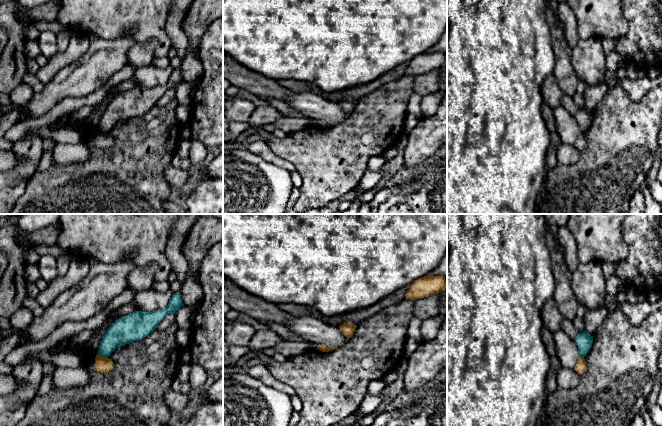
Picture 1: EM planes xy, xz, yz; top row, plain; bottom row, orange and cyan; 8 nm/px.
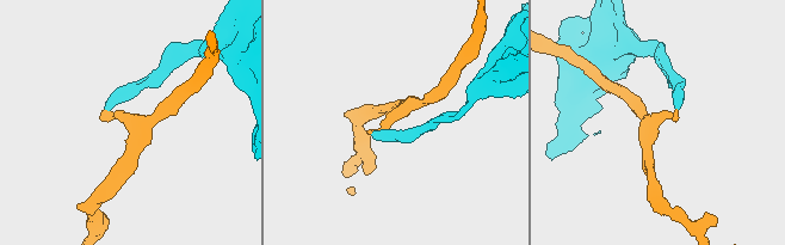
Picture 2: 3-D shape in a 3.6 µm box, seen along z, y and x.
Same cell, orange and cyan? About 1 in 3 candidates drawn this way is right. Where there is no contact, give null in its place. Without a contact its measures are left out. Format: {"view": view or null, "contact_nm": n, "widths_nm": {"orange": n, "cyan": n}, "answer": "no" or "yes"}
{"view": "xy", "contact_nm": 90, "widths_nm": {"orange": 130, "cyan": 200}, "answer": "no"}

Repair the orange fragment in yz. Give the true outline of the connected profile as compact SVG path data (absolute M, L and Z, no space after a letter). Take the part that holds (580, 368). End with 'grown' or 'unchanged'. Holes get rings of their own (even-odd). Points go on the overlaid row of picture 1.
M580 357L578 359L578 362L576 364L576 366L574 367L574 370L579 374L582 375L585 371L586 371L586 363L585 363L585 359L584 357Z; unchanged

